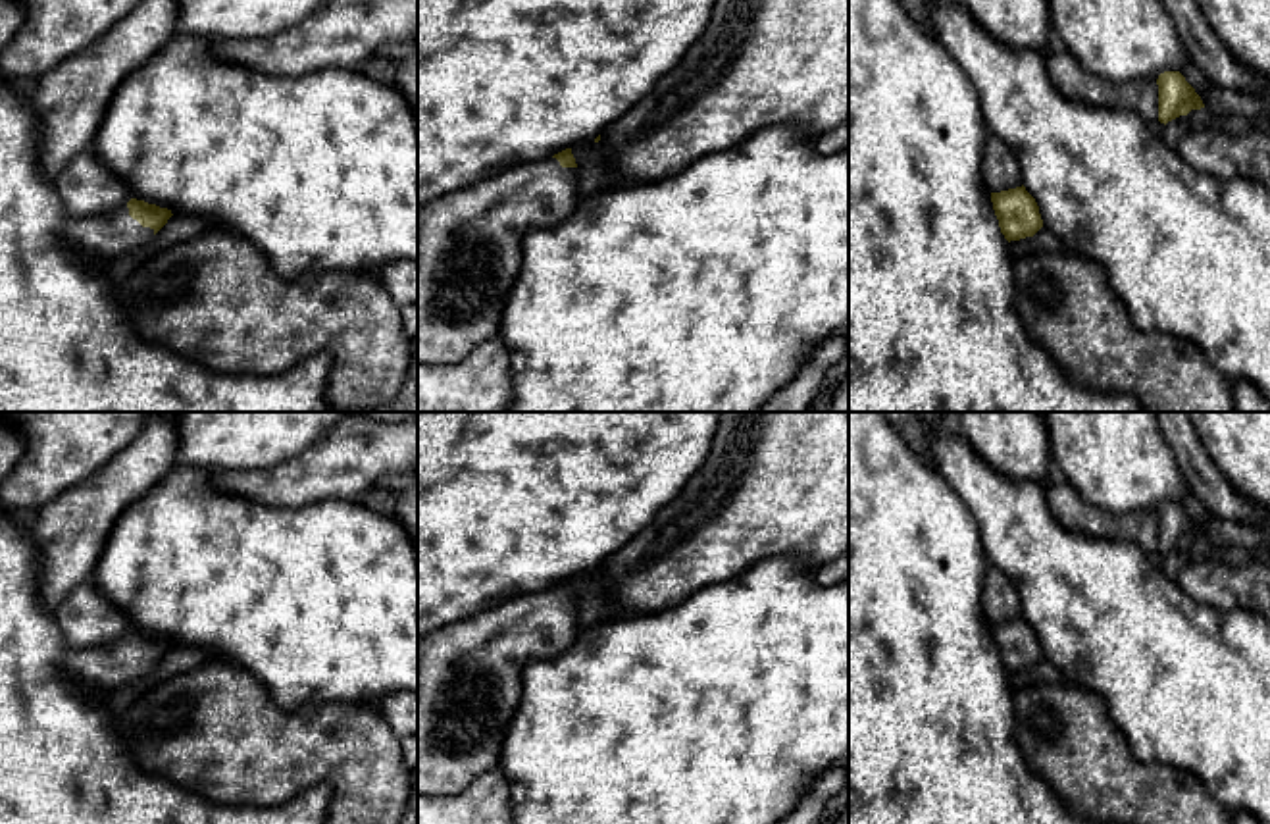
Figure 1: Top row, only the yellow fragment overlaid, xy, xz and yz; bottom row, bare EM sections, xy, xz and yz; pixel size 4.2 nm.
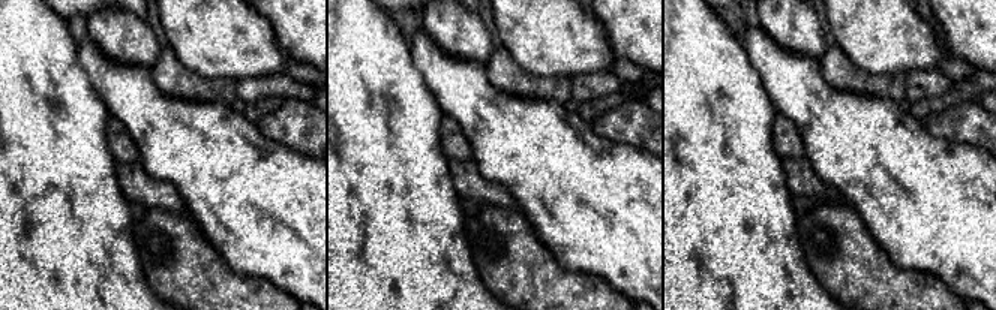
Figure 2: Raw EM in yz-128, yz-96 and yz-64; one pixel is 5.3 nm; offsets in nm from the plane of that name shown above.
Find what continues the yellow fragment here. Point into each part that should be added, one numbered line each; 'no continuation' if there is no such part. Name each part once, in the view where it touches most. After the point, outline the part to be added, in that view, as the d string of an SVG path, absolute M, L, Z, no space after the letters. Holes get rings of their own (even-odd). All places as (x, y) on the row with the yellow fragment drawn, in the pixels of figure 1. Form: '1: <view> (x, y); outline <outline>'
1: xy (112, 233); outline M123 204L98 216L71 218L60 235L85 256L108 262L148 245L154 229L133 219Z

